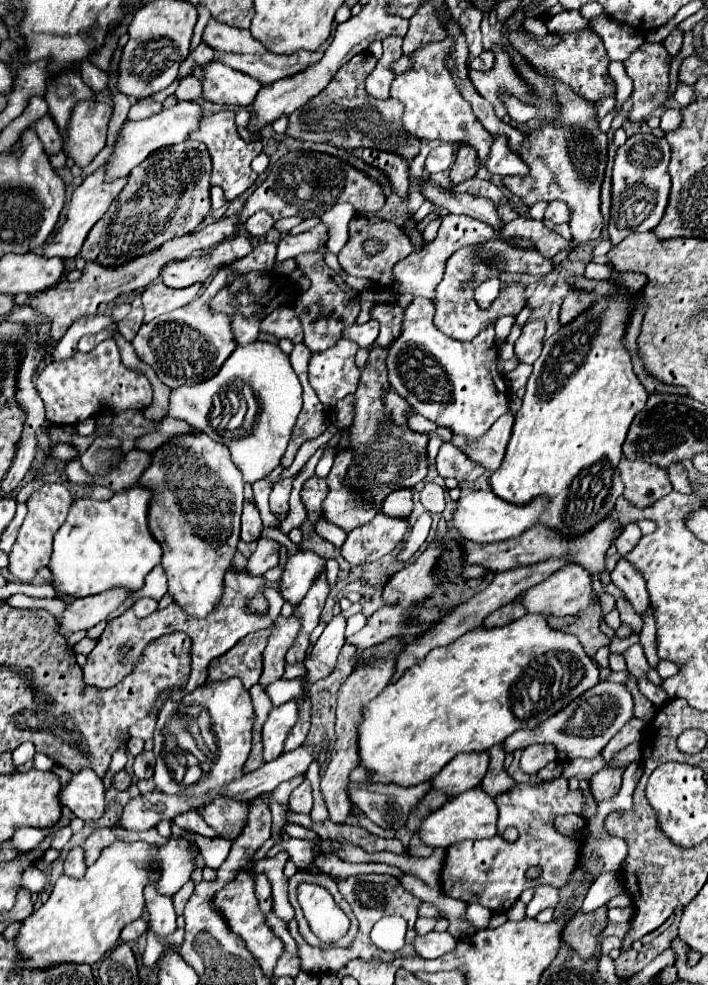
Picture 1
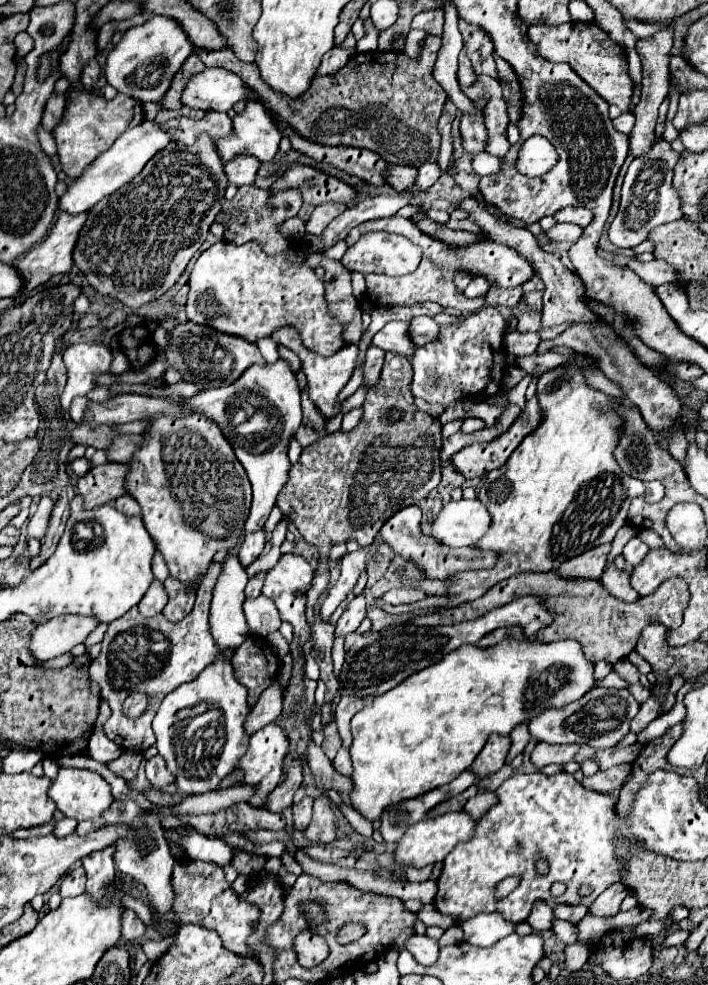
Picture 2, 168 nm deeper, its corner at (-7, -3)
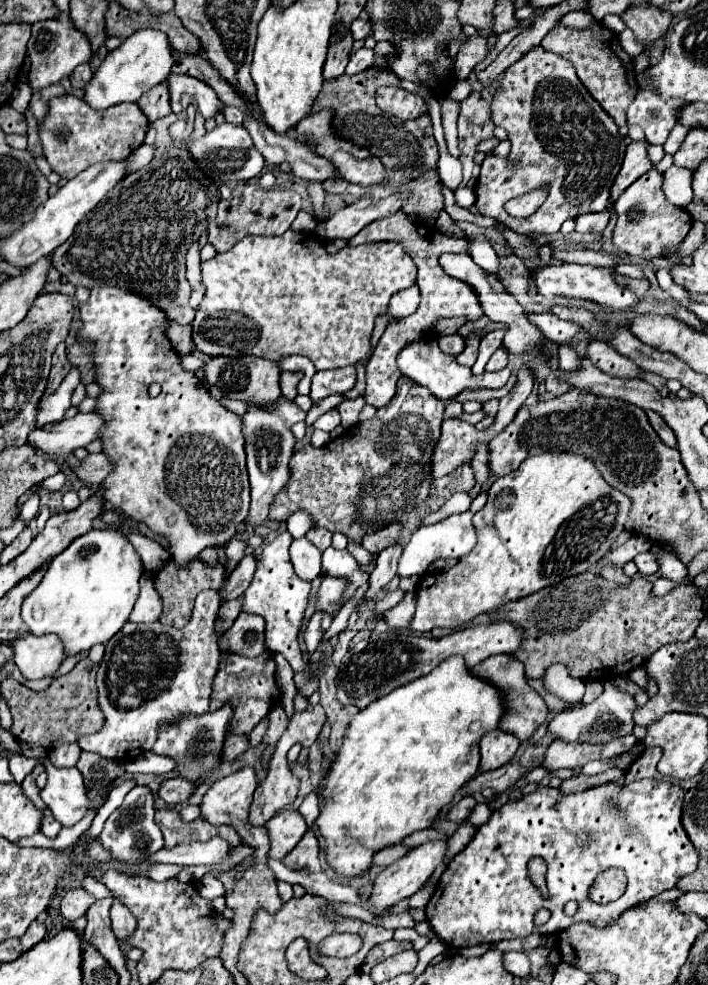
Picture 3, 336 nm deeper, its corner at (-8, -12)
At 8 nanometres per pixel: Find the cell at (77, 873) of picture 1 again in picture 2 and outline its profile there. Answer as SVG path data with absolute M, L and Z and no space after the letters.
M74 866L62 880L62 886L60 886L60 894L62 898L66 896L78 896L84 892L84 886L86 886L86 872L82 866Z

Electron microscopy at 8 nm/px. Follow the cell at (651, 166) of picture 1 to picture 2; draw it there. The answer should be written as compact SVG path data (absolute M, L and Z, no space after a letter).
M666 140L656 142L646 154L636 156L628 166L624 186L622 186L622 200L614 222L610 224L608 238L618 248L634 248L636 244L644 242L648 232L660 224L680 220L684 214L680 210L680 198L672 186L674 164L678 162L678 152Z

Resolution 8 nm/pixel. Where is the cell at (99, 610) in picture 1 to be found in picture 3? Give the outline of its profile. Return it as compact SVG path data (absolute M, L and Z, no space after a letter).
M23 635L13 643L13 659L25 679L53 675L63 661L63 645L55 635Z

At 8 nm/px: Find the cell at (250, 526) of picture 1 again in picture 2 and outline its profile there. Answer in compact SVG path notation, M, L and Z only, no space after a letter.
M258 530L258 532L250 532L244 536L244 542L240 546L240 552L238 552L238 558L240 562L244 564L244 568L254 562L262 550L264 550L264 544L266 544L266 538L264 538L264 530Z

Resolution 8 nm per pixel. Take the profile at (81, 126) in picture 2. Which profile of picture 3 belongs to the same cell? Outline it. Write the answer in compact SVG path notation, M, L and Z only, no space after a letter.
M65 93L49 101L47 115L39 123L39 139L43 155L51 169L63 179L73 179L89 165L127 159L131 151L143 145L147 127L149 121L137 107L137 103L119 103L111 109L105 109L103 113L95 113L87 109L87 103L83 103L83 99Z

